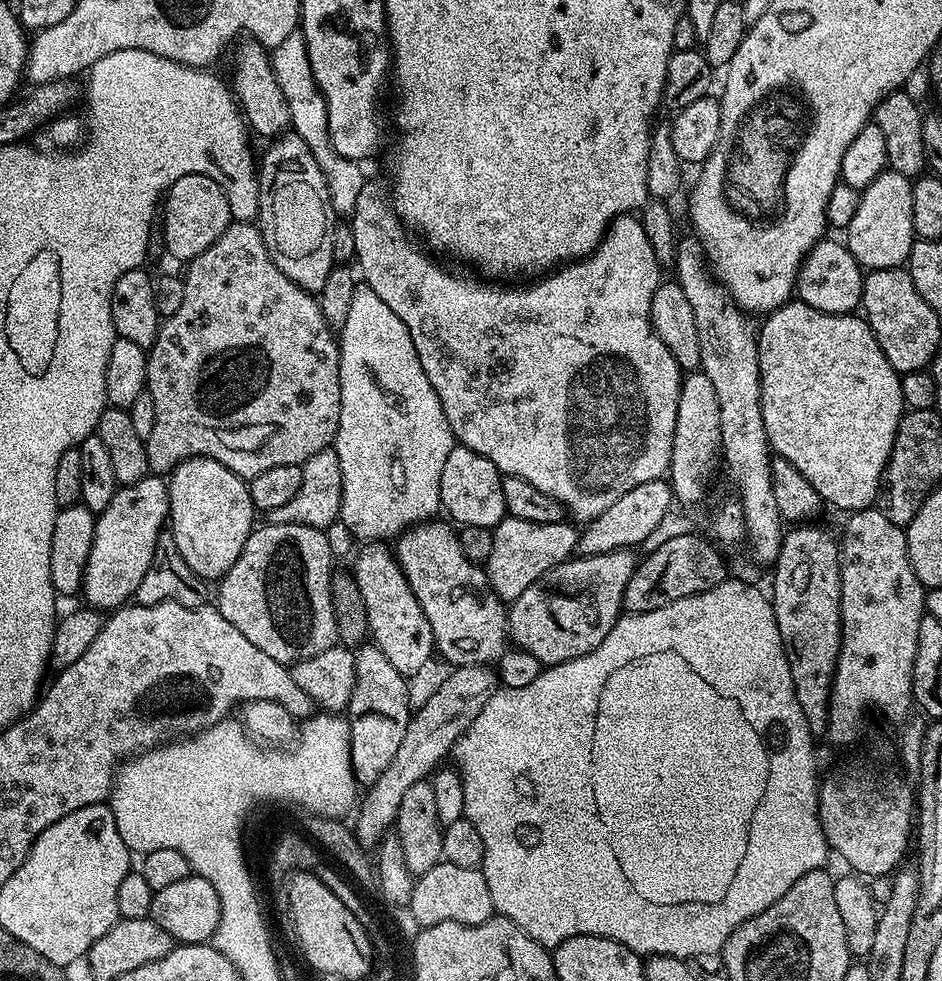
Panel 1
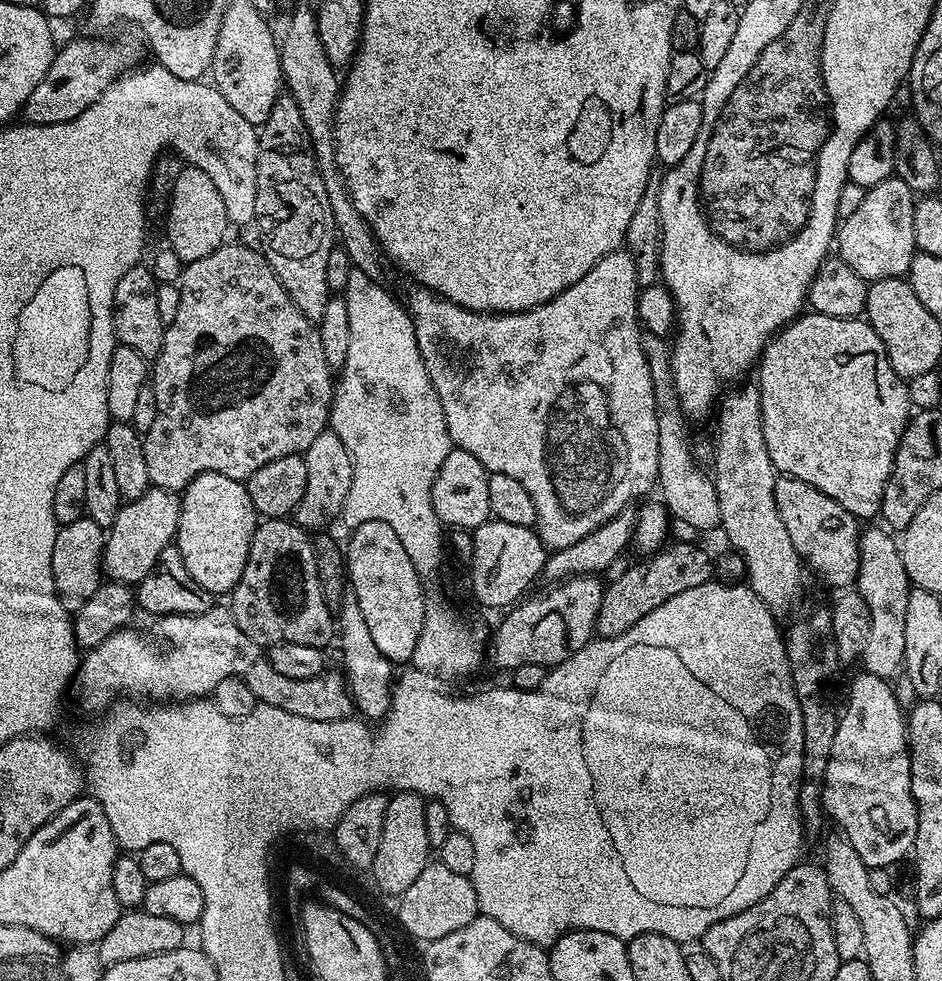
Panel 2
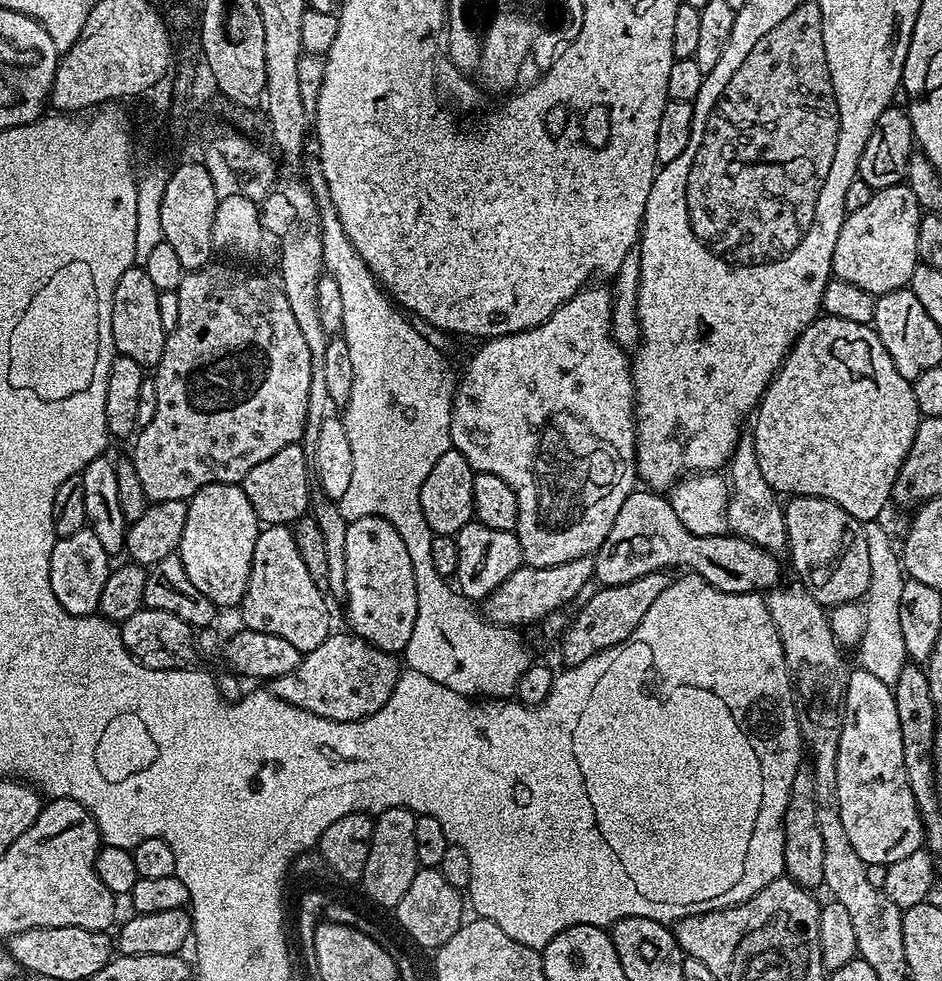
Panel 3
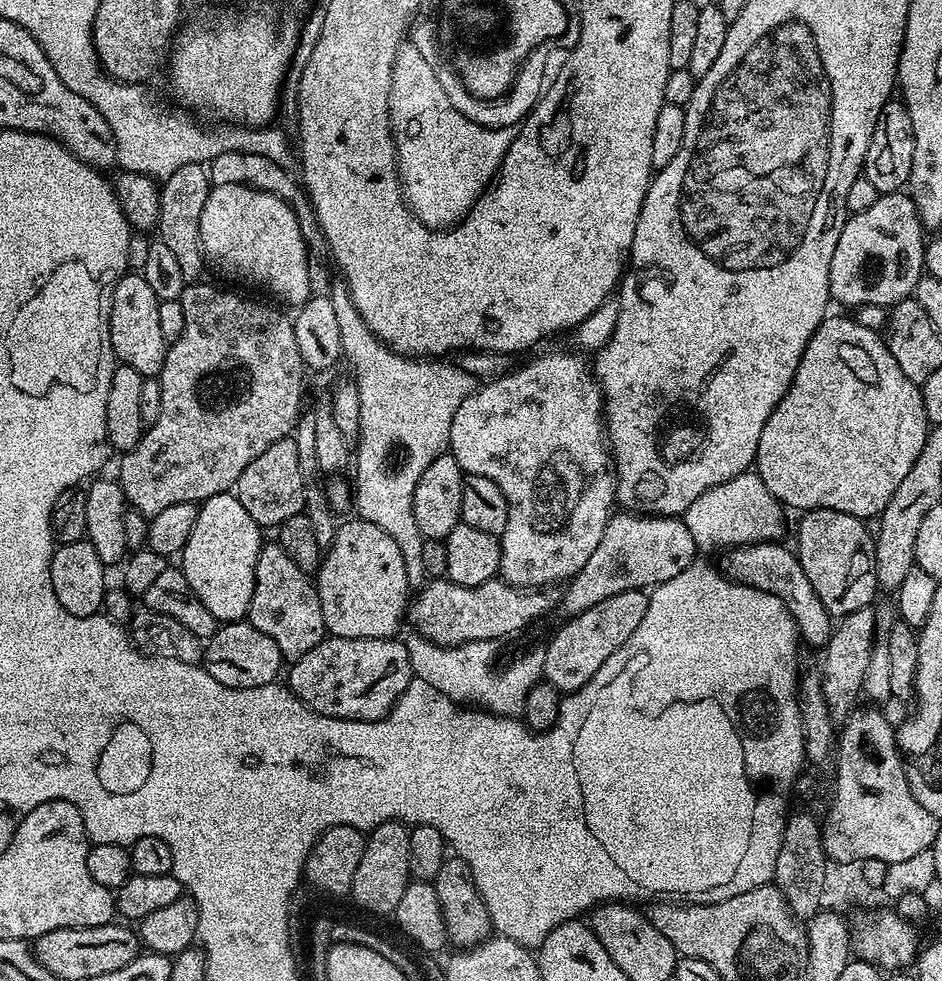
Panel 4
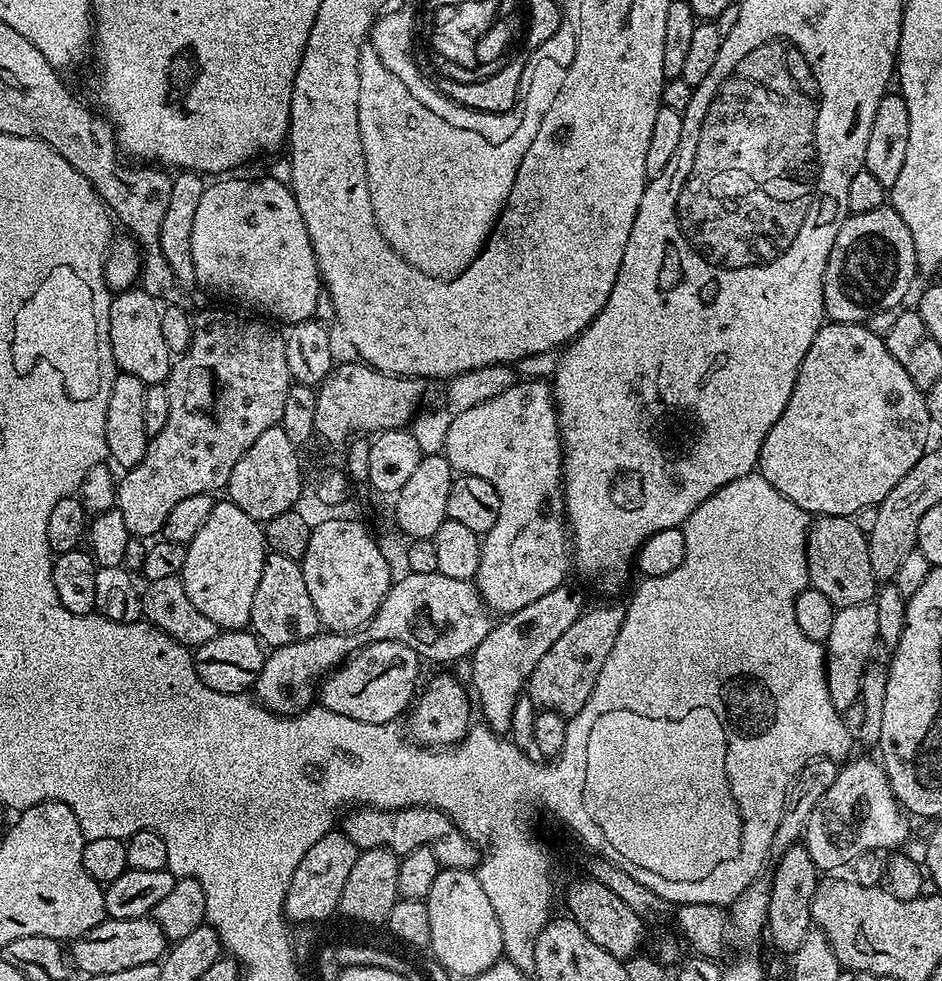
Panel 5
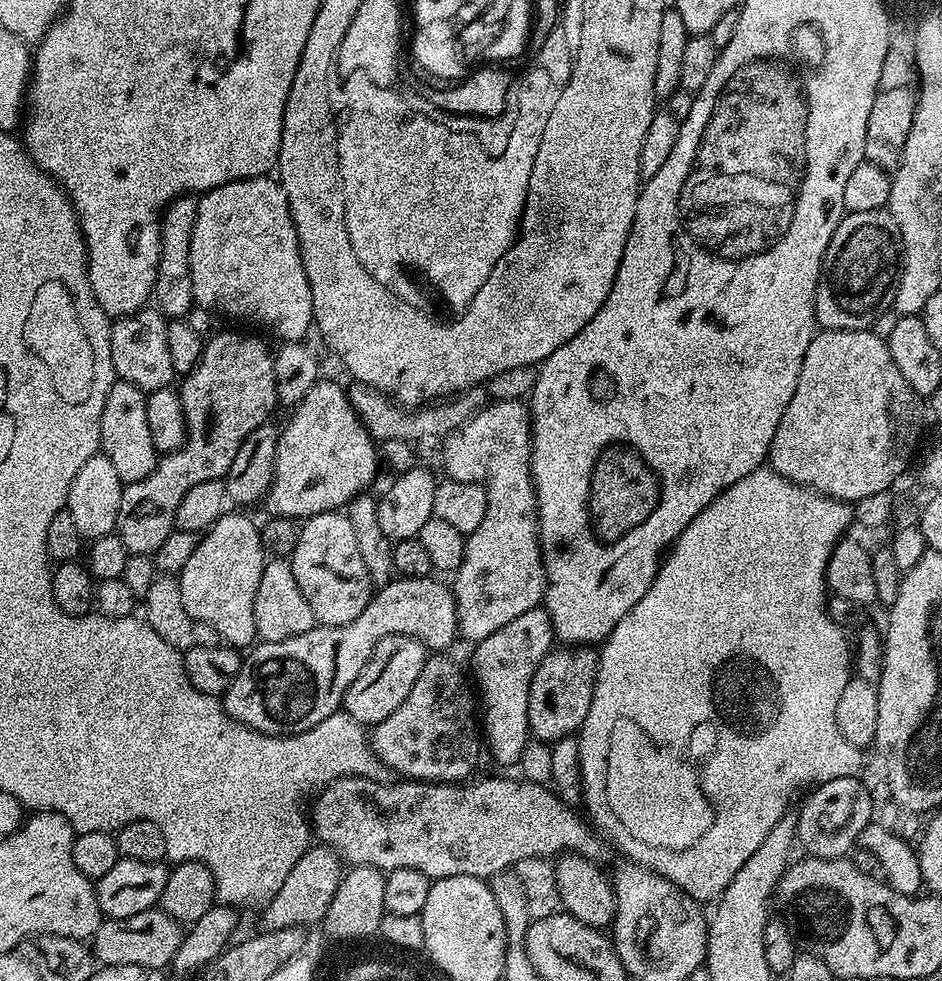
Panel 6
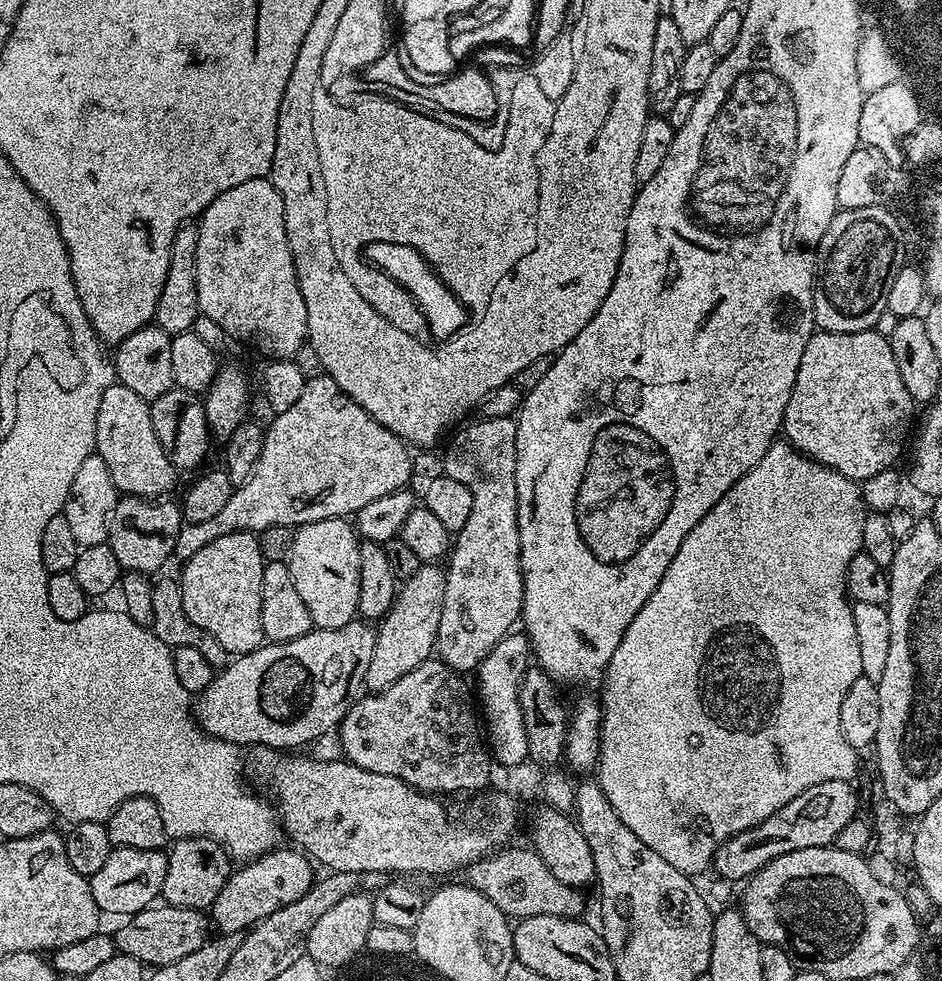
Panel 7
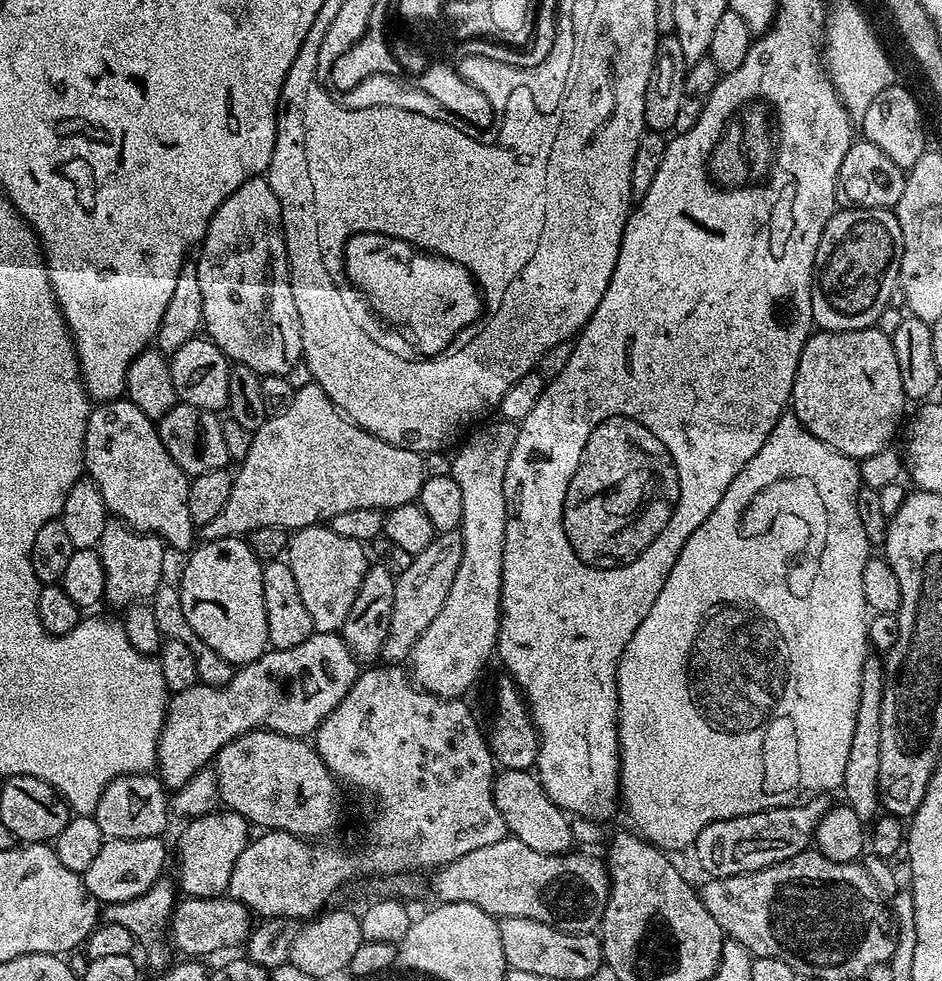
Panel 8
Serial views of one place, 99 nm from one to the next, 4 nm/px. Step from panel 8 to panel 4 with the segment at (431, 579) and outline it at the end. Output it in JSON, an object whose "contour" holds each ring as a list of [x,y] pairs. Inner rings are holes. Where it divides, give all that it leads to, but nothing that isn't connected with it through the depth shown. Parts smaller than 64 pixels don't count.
{"contour":[[[325,635],[314,650],[291,661],[287,687],[306,706],[336,720],[381,720],[413,680],[407,643],[396,638],[338,638]]]}

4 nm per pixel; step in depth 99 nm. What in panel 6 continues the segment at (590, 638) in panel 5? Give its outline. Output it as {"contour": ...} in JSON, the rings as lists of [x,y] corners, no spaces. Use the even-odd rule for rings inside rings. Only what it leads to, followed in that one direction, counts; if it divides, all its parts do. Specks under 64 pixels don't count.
{"contour":[[[556,646],[542,658],[530,682],[528,730],[541,742],[553,742],[579,733],[594,698],[598,652],[592,646]]]}

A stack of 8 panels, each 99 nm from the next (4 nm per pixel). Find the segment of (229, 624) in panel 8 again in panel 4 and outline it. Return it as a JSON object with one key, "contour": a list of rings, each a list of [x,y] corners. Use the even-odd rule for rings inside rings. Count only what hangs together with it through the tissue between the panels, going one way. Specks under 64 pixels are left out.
{"contour":[[[231,491],[217,492],[197,507],[194,530],[182,553],[182,570],[190,590],[218,622],[231,622],[247,617],[250,598],[254,598],[256,563],[262,547],[262,529],[246,514],[242,502]]]}

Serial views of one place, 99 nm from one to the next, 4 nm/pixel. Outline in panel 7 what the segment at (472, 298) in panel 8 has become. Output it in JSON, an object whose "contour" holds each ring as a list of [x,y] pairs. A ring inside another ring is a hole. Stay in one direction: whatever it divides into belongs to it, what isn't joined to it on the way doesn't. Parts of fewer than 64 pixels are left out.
{"contour":[[[378,242],[370,243],[365,248],[365,259],[382,269],[388,277],[394,278],[399,285],[412,296],[415,307],[420,310],[428,324],[429,330],[437,341],[443,342],[459,332],[468,322],[468,311],[444,283],[440,276],[426,262],[424,256],[418,254],[413,247],[404,243]]]}

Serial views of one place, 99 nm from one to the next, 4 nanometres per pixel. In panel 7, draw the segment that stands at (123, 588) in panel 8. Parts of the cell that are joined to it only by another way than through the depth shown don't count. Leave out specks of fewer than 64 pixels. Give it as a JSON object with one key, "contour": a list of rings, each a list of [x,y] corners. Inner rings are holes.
{"contour":[[[121,495],[110,519],[107,544],[114,550],[124,572],[142,572],[153,574],[176,551],[176,539],[182,527],[182,508],[172,498],[145,500],[139,496]]]}

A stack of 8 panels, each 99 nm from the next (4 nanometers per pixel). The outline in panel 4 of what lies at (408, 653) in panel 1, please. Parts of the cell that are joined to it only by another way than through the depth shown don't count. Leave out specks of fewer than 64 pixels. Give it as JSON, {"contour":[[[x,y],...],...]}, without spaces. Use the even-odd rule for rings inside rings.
{"contour":[[[351,518],[337,527],[333,542],[326,548],[320,561],[320,568],[314,575],[316,593],[322,606],[324,630],[329,636],[338,638],[392,638],[397,635],[400,623],[405,623],[406,609],[410,604],[410,585],[406,574],[406,562],[402,562],[402,550],[398,550],[398,542],[374,526],[374,522],[366,522],[359,518]]]}

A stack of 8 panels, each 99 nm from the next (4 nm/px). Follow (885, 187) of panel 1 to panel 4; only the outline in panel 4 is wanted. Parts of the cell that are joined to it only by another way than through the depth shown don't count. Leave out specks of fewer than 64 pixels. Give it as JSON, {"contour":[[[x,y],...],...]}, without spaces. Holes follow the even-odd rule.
{"contour":[[[903,191],[886,192],[881,194],[878,202],[870,206],[870,210],[862,210],[849,215],[842,226],[842,234],[838,234],[838,246],[834,246],[834,258],[830,258],[830,286],[831,299],[845,304],[849,310],[862,306],[891,306],[900,300],[907,300],[915,293],[916,283],[924,270],[924,245],[926,243],[926,229],[920,223],[920,216],[911,195]]]}

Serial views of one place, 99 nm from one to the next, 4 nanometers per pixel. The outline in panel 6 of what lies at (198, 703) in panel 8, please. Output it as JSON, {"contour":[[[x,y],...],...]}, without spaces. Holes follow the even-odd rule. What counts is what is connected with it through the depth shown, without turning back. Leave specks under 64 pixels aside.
{"contour":[[[431,575],[422,578],[393,578],[373,595],[366,610],[362,610],[362,614],[358,614],[354,622],[346,622],[346,626],[325,624],[306,630],[306,634],[286,638],[286,642],[257,643],[241,663],[234,682],[230,682],[228,689],[222,693],[224,713],[267,736],[302,734],[318,726],[322,718],[330,718],[330,714],[341,711],[346,690],[350,690],[350,682],[354,682],[354,678],[362,674],[362,666],[366,666],[374,646],[382,642],[382,638],[415,636],[424,643],[425,649],[448,650],[458,640],[456,597],[449,585],[447,588],[434,579]]]}

